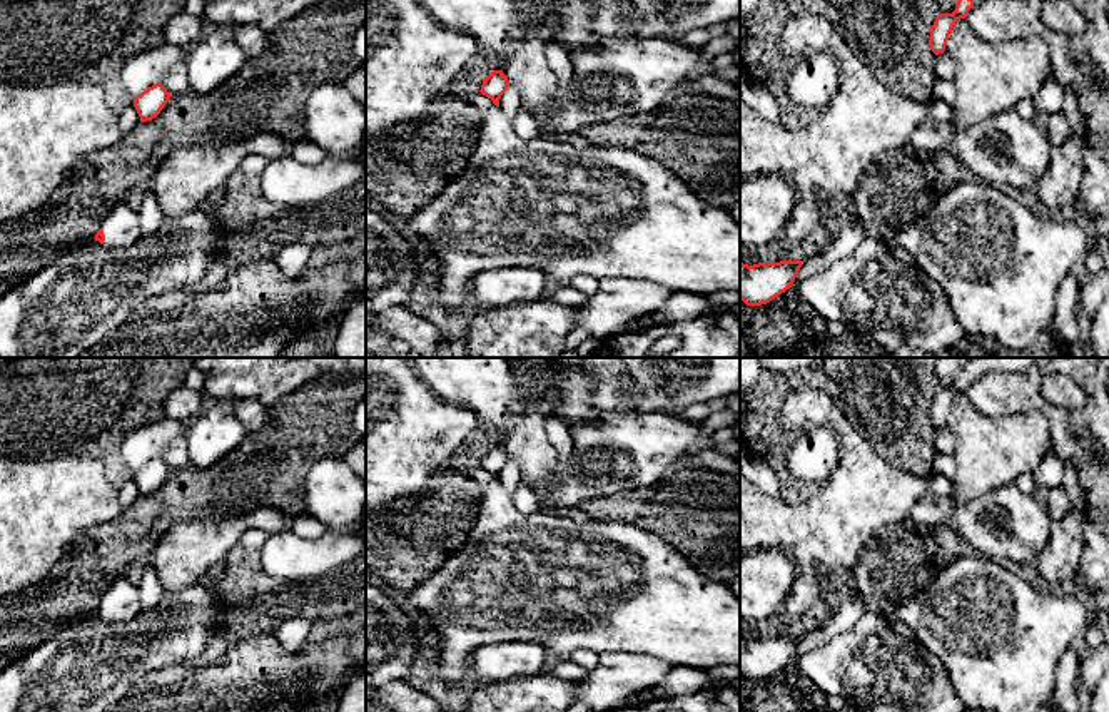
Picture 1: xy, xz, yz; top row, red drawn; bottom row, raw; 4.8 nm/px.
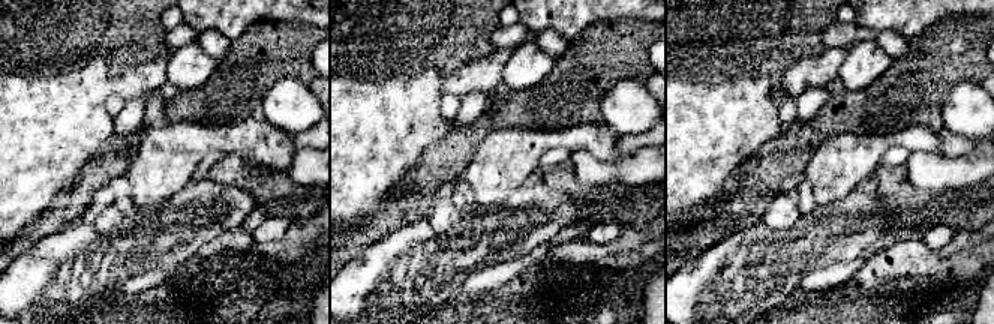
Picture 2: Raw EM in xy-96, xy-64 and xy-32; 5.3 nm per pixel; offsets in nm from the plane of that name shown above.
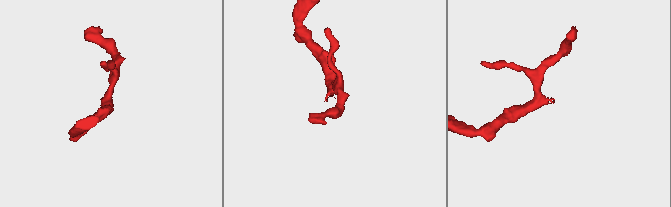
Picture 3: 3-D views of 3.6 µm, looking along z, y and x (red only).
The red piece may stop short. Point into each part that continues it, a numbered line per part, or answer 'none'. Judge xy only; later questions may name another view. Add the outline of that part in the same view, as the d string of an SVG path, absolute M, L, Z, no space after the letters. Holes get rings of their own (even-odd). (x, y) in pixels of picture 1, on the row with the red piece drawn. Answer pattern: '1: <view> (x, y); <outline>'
1: xy (121, 228); M127 201L115 204L100 227L105 236L104 246L132 246L140 237L140 217L142 212L134 211Z

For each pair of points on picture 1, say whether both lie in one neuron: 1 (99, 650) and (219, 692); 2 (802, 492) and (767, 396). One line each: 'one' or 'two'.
1: two
2: one

